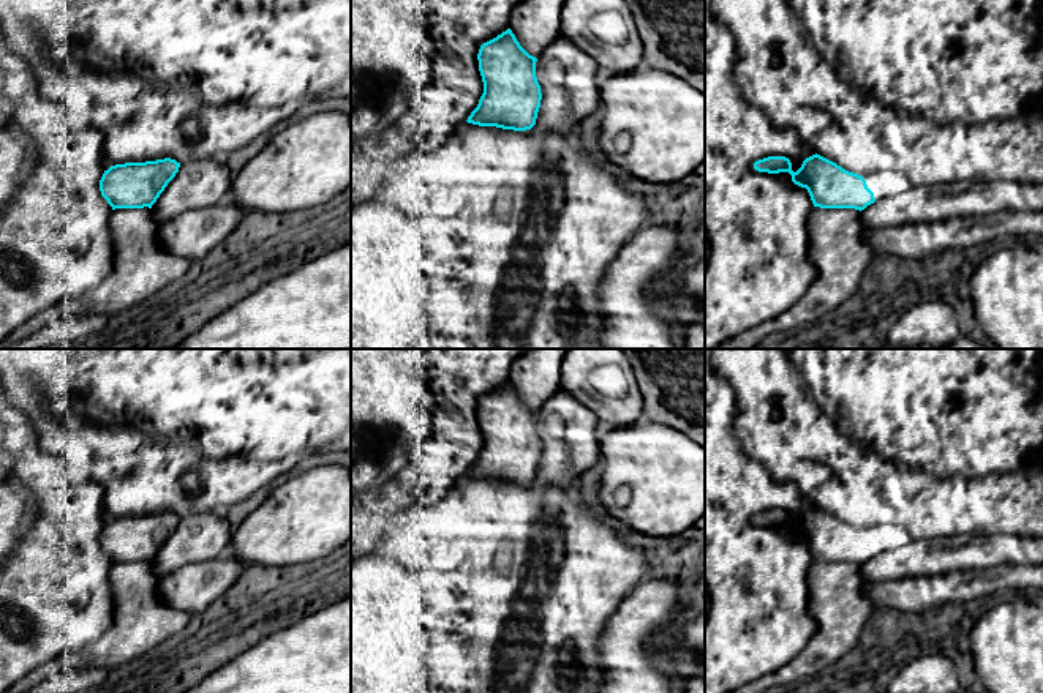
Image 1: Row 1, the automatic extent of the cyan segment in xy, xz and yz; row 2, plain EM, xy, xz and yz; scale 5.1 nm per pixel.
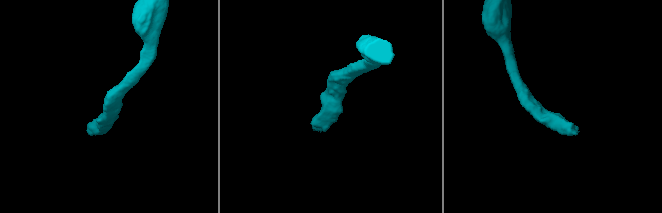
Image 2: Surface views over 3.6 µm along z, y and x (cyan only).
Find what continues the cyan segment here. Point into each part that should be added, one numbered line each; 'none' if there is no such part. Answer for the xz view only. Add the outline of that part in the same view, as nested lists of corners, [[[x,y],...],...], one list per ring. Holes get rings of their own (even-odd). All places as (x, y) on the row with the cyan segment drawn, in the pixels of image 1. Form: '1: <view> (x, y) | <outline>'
1: xz (470, 245) | [[[461,123],[450,136],[447,147],[454,158],[457,158],[468,178],[465,202],[457,205],[454,212],[433,224],[436,238],[430,253],[430,264],[435,268],[446,270],[446,283],[438,289],[446,294],[446,300],[433,308],[436,320],[447,322],[446,330],[465,330],[468,339],[474,344],[480,343],[480,313],[487,300],[498,300],[506,292],[506,194],[507,193],[529,193],[529,186],[520,185],[520,177],[531,172],[531,163],[536,161],[533,150],[545,136],[559,134],[558,131],[540,129],[534,125],[526,131],[503,129],[496,126],[479,126],[473,123]]]

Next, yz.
1: yz (865, 136) | [[[793,79],[795,107],[790,111],[789,122],[793,112],[801,106],[814,106],[823,109],[831,115],[831,123],[812,137],[812,148],[817,155],[836,163],[842,169],[863,175],[879,170],[904,172],[917,186],[934,186],[953,183],[958,180],[991,183],[996,180],[1015,180],[1022,177],[1024,170],[1016,163],[1019,155],[1018,147],[1008,144],[1003,137],[996,139],[991,126],[986,123],[983,128],[942,128],[934,136],[932,144],[915,145],[909,139],[909,118],[885,103],[879,103],[874,96],[864,96],[860,90],[852,90],[847,85],[819,87],[815,81]]]

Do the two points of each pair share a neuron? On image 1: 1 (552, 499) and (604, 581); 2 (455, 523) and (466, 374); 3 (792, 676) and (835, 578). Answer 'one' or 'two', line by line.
1: one
2: one
3: one

